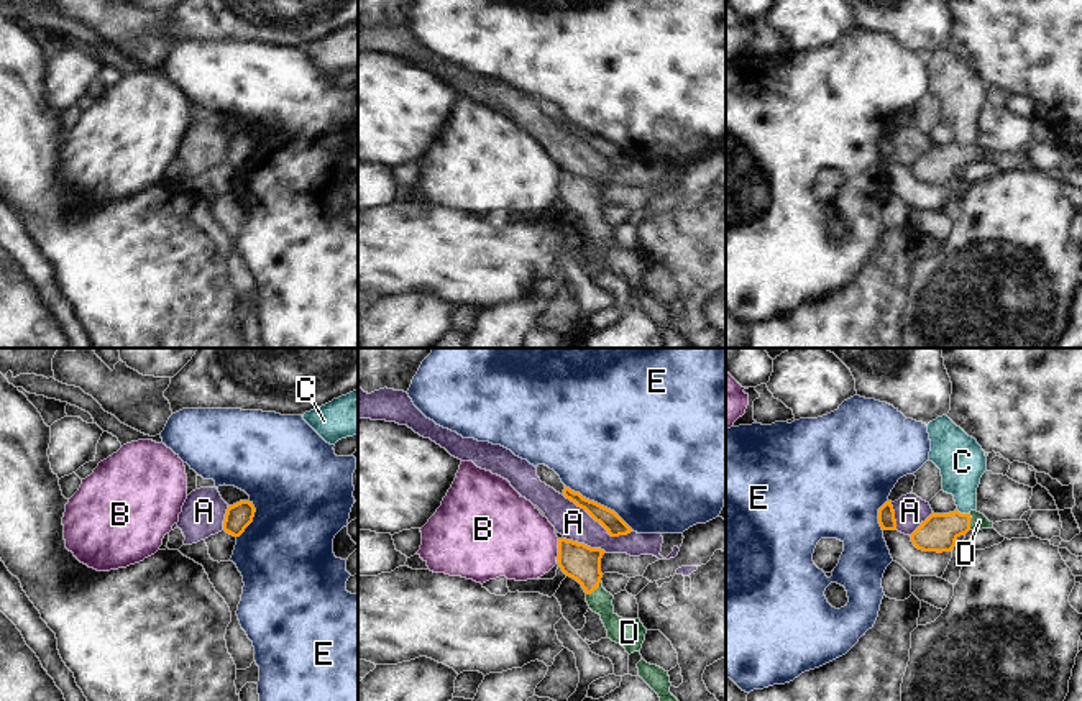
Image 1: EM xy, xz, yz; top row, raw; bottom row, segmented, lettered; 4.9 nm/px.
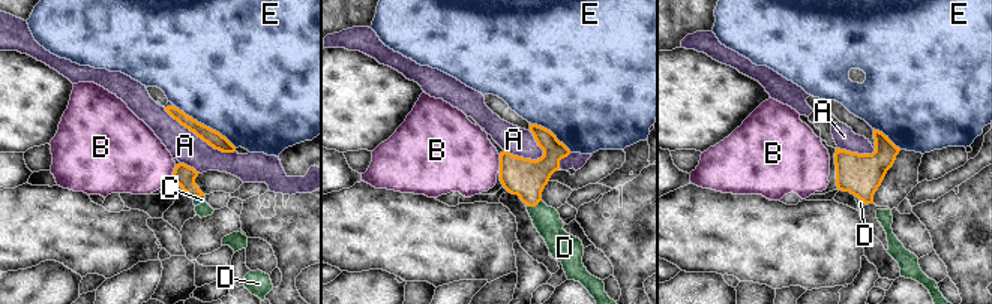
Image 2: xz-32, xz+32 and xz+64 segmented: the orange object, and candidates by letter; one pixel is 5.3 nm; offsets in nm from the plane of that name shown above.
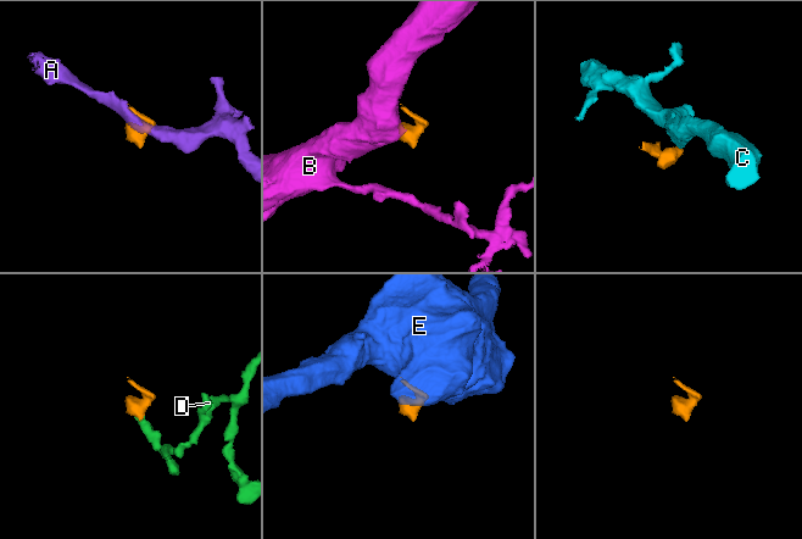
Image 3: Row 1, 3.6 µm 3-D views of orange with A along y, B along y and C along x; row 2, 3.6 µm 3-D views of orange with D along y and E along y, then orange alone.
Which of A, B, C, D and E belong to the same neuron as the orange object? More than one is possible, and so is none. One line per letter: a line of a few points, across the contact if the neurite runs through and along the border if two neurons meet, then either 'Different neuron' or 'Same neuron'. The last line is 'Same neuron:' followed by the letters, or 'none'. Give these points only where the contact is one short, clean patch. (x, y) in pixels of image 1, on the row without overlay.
A: Different neuron
B: Line: xz (559, 171), (559, 187), (555, 191). Different neuron
C: Line: yz (958, 142), (967, 146). Different neuron
D: Line: xz (580, 194), (595, 220), (608, 250), (621, 263). Same neuron
E: Line: xz (565, 117), (613, 142), (632, 161). Different neuron
Same neuron: D

